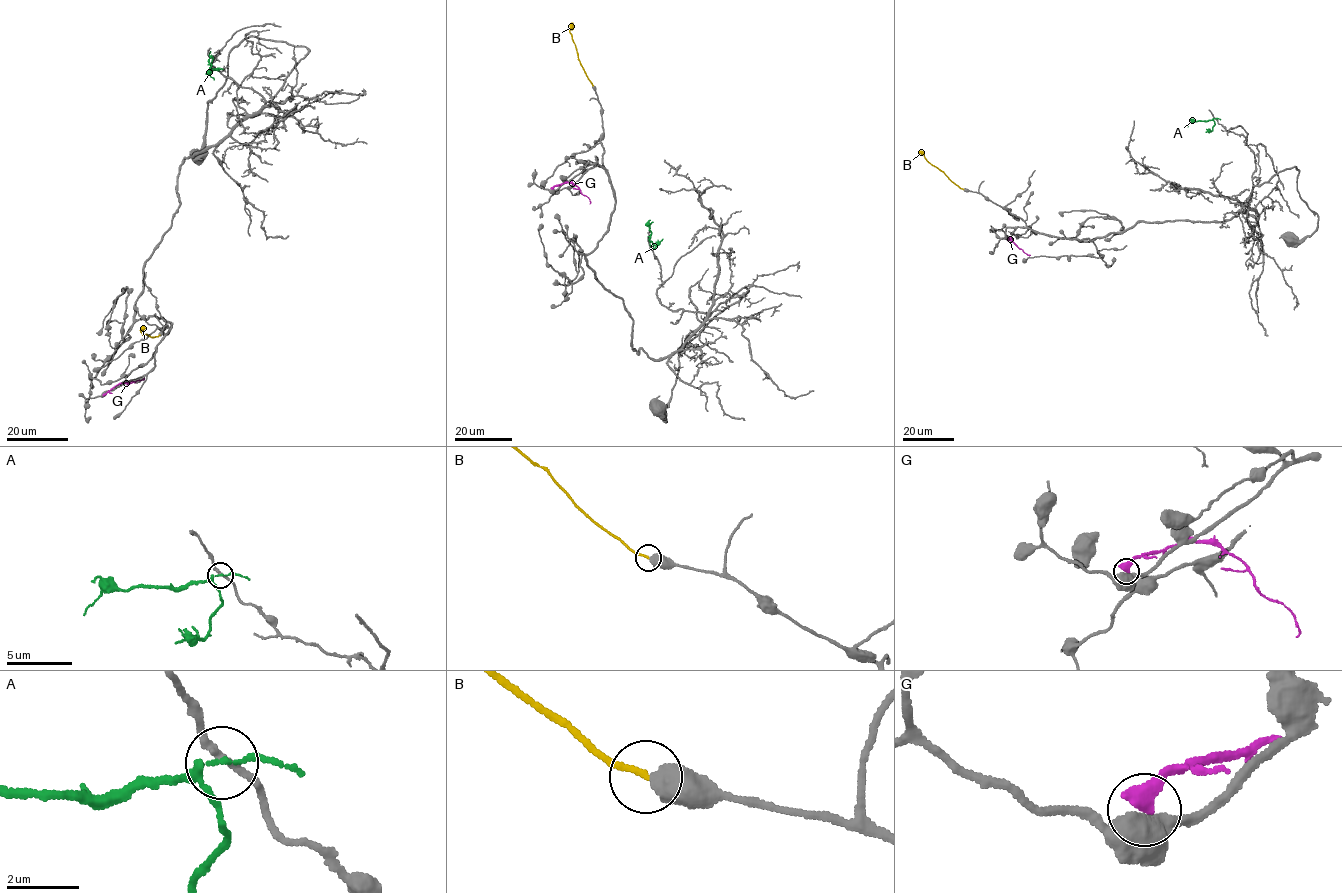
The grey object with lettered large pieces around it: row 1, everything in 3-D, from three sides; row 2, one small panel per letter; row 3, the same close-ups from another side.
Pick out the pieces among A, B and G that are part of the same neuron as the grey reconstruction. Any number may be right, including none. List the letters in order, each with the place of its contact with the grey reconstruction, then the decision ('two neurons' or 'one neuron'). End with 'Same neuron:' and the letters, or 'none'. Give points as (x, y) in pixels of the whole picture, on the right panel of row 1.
A: meets grey at (1214, 118); two neurons
B: meets grey at (963, 189); one neuron
G: meets grey at (1009, 239); two neurons
Same neuron: B

